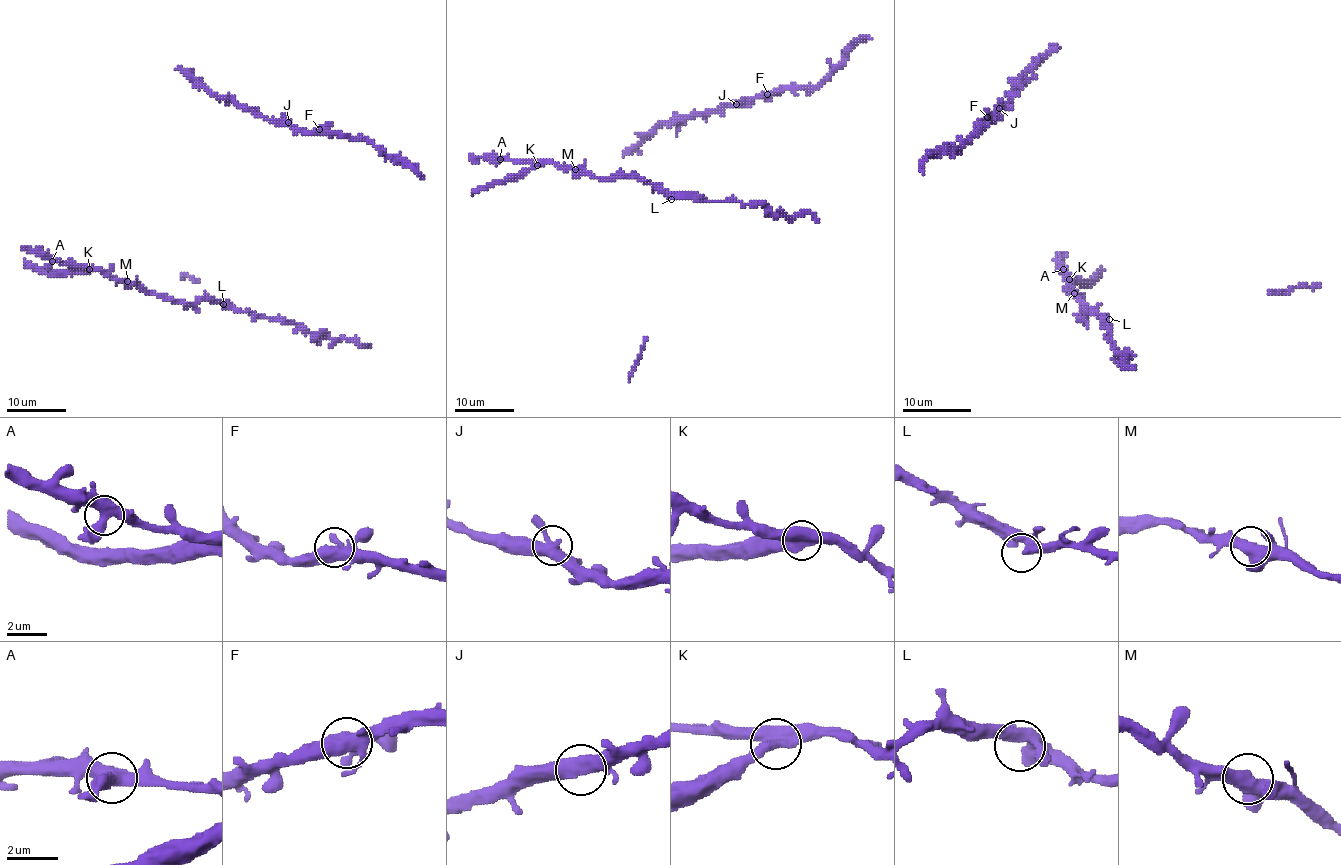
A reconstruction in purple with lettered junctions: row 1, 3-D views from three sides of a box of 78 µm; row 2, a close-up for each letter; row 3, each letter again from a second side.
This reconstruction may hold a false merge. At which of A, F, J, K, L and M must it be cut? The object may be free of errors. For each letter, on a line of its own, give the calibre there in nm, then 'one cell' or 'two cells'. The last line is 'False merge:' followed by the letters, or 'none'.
A: calibre 480 nm; one cell
F: calibre 480 nm; one cell
J: calibre 460 nm; one cell
K: calibre 550 nm; two cells
L: calibre 360 nm; one cell
M: calibre 550 nm; one cell
False merge: K

